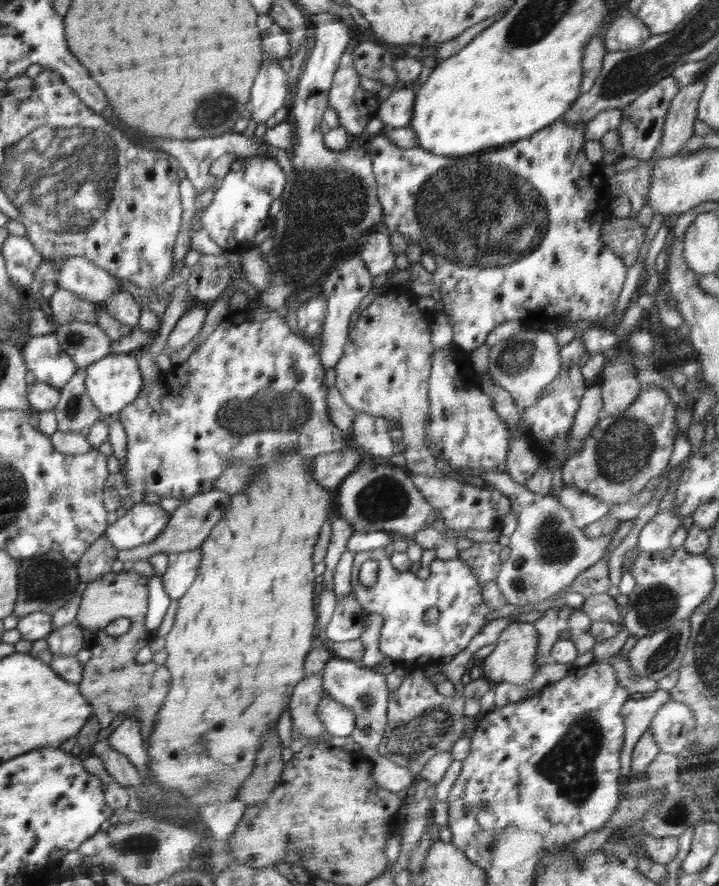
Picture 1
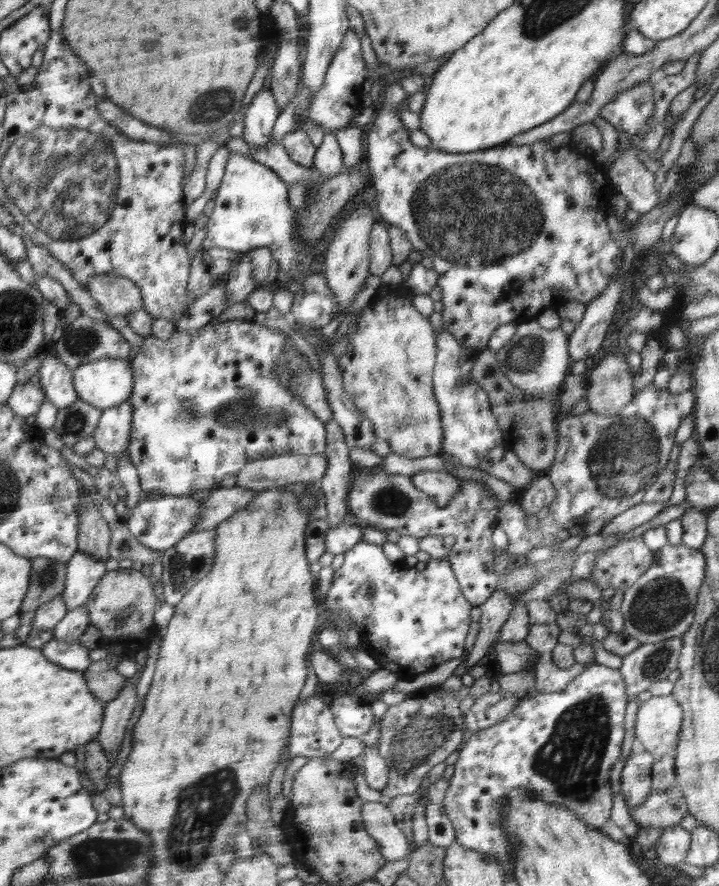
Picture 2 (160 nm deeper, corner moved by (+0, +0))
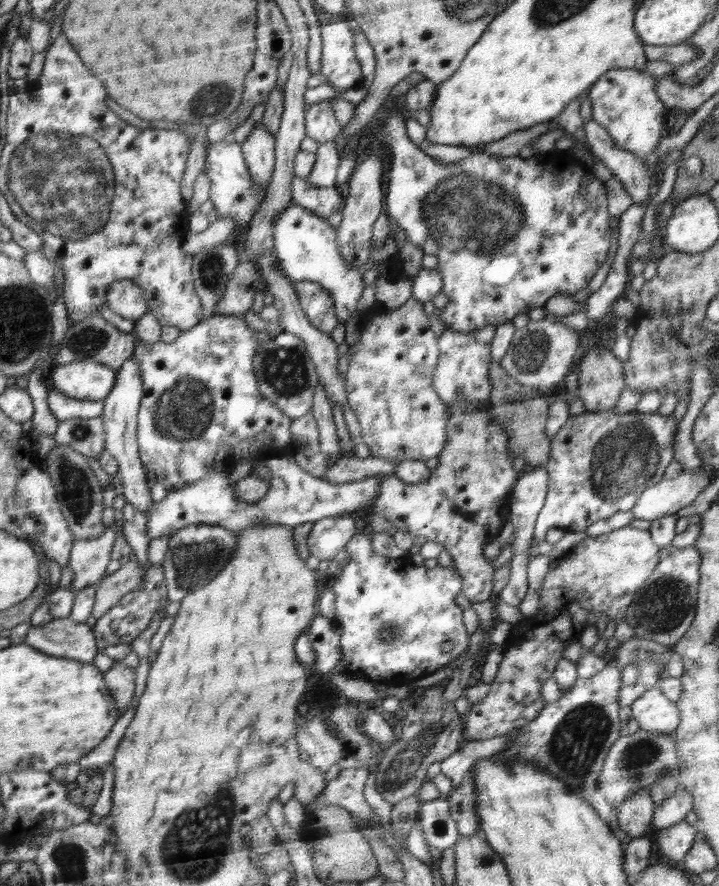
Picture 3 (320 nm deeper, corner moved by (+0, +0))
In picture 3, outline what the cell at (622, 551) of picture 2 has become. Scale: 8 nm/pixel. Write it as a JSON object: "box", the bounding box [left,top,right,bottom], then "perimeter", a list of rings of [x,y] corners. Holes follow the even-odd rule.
{"box":[463,525,659,741],"perimeter":[[[628,525],[608,534],[587,536],[574,547],[574,551],[552,564],[540,586],[538,608],[534,619],[523,618],[513,624],[512,634],[506,642],[505,653],[496,677],[489,684],[491,689],[488,696],[485,696],[478,705],[470,706],[463,717],[464,738],[470,738],[473,741],[499,737],[516,728],[522,728],[524,724],[538,717],[538,713],[546,704],[541,695],[542,685],[552,676],[568,643],[573,638],[580,639],[582,632],[592,621],[589,619],[590,614],[595,615],[594,619],[599,614],[605,614],[609,621],[615,618],[617,623],[625,620],[636,591],[654,573],[658,565],[659,549],[659,546],[654,544],[648,529],[642,530]]]}

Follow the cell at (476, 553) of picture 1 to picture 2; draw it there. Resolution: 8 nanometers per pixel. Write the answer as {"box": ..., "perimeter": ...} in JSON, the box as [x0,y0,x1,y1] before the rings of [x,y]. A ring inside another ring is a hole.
{"box":[348,469,500,607],"perimeter":[[[356,469],[348,493],[349,513],[364,525],[378,529],[394,529],[401,536],[453,536],[454,545],[449,549],[448,563],[459,582],[464,598],[479,607],[499,589],[500,576],[493,568],[496,549],[491,541],[496,525],[498,506],[488,496],[488,486],[483,481],[465,480],[460,483],[458,494],[446,507],[437,507],[435,498],[417,491],[402,475],[390,475],[376,469]]]}

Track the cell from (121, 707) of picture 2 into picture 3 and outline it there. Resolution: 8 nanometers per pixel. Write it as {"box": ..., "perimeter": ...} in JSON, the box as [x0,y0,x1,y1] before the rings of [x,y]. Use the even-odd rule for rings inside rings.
{"box":[104,660,135,714],"perimeter":[[[122,660],[116,662],[104,673],[107,691],[116,701],[118,712],[124,714],[134,696],[135,669],[127,667]]]}

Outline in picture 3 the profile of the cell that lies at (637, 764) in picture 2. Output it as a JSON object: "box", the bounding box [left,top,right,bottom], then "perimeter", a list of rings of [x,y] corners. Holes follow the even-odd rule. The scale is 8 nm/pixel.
{"box":[618,789,654,839],"perimeter":[[[649,789],[637,790],[618,807],[619,830],[633,839],[644,836],[652,827],[654,808]]]}

